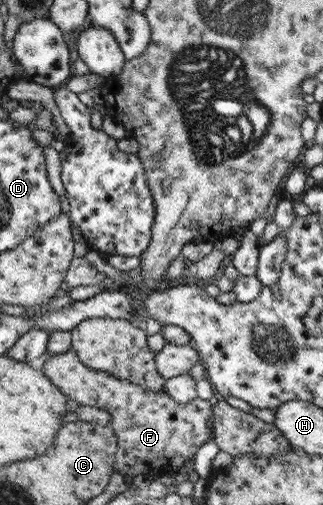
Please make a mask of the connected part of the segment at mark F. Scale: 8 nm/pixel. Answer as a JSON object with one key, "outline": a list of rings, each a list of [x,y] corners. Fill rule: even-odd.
{"outline":[[[71,349],[58,355],[46,355],[40,371],[72,403],[95,407],[110,415],[107,426],[117,439],[114,472],[122,475],[128,486],[136,475],[144,475],[149,480],[156,475],[174,475],[213,436],[208,428],[211,415],[208,400],[196,397],[186,404],[178,404],[164,391],[153,392],[102,371],[91,370]]]}

